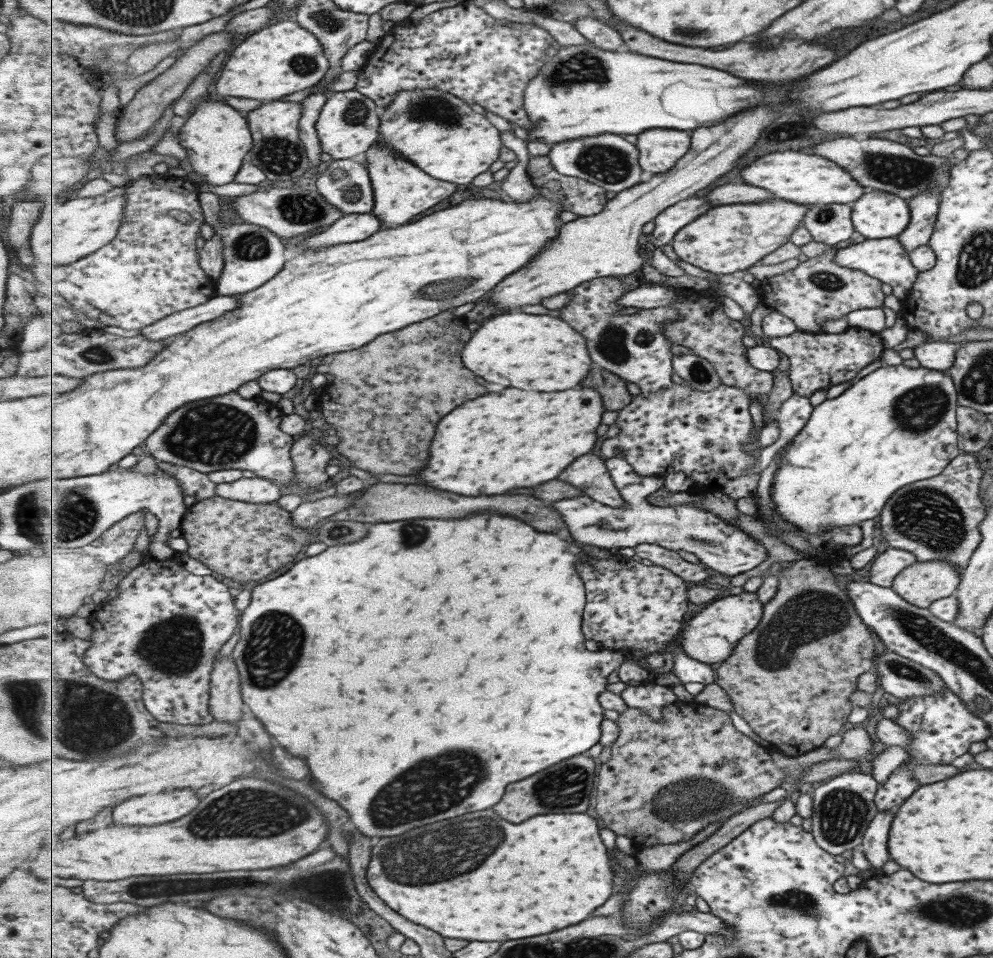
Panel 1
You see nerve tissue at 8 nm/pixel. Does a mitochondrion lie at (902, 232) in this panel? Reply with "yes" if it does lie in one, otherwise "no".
no

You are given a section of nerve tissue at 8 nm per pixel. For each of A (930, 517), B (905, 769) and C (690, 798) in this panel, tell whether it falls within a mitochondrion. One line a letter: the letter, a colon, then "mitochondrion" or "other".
A: mitochondrion
B: other
C: mitochondrion

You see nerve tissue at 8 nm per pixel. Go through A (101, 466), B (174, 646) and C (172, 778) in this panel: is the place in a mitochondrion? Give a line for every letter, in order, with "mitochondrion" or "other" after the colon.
A: other
B: mitochondrion
C: other

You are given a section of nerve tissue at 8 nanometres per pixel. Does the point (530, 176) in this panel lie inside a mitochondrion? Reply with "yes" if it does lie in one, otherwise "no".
no

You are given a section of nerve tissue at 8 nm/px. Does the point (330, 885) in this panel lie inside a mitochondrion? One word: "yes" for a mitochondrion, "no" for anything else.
yes

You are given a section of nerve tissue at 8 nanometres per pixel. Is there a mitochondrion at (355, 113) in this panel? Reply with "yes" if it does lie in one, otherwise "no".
yes

